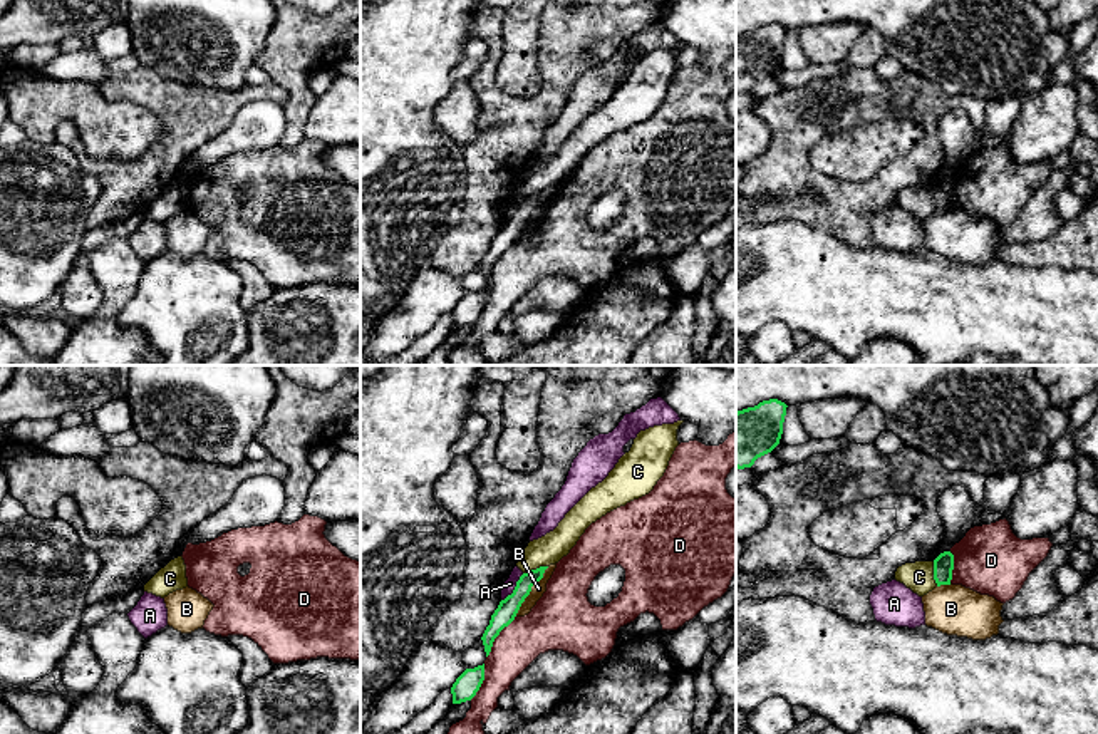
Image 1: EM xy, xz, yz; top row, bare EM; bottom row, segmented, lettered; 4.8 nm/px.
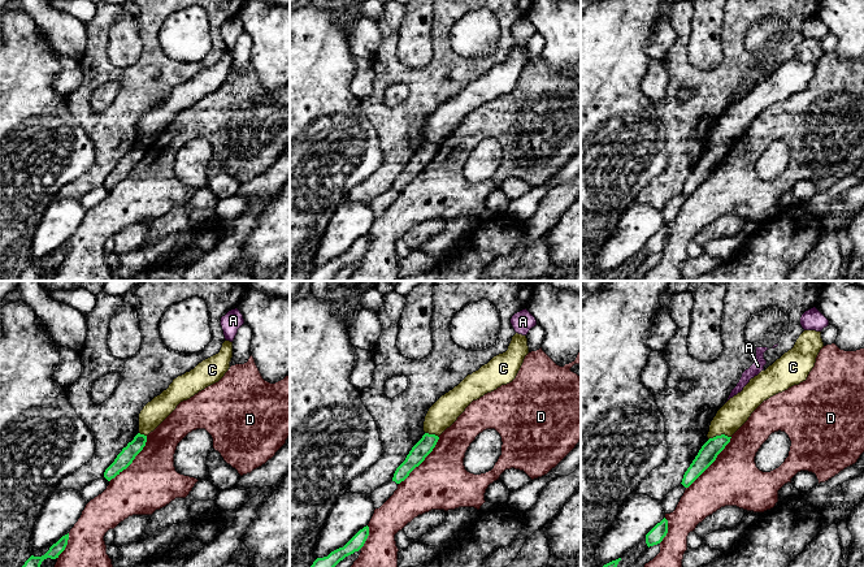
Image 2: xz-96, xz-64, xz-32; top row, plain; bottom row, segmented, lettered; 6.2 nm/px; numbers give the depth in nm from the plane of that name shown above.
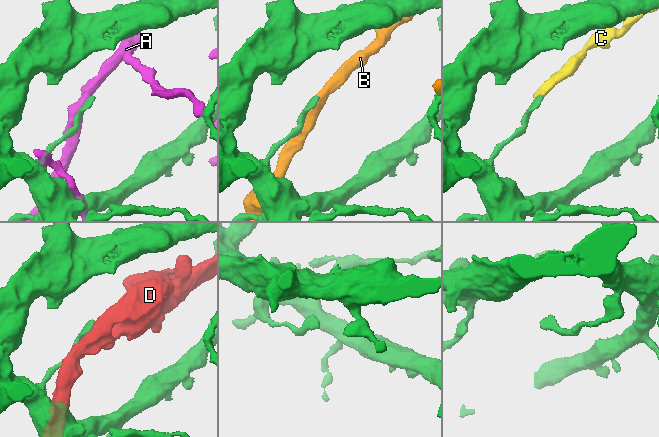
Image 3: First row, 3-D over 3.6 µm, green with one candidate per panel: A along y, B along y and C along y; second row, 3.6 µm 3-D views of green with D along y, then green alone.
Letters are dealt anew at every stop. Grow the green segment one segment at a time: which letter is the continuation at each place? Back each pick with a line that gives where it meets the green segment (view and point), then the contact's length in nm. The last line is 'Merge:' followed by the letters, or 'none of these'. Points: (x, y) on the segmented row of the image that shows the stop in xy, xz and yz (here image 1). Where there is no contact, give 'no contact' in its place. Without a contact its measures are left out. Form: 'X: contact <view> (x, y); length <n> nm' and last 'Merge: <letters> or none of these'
Merge: none of these

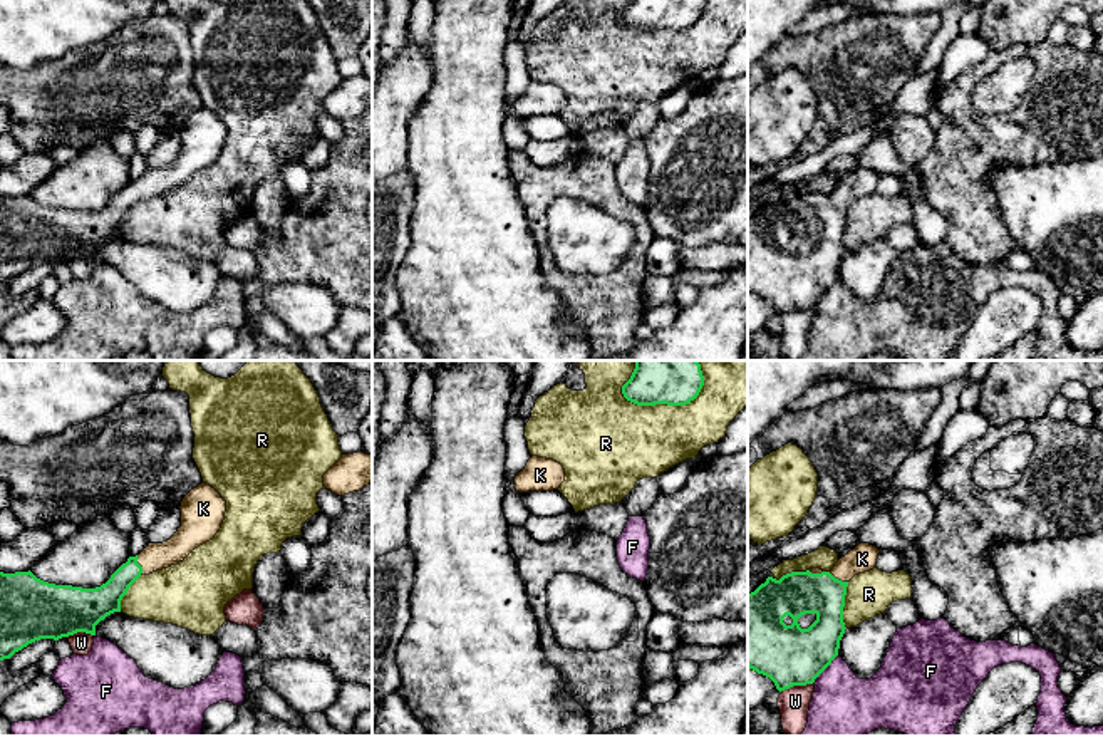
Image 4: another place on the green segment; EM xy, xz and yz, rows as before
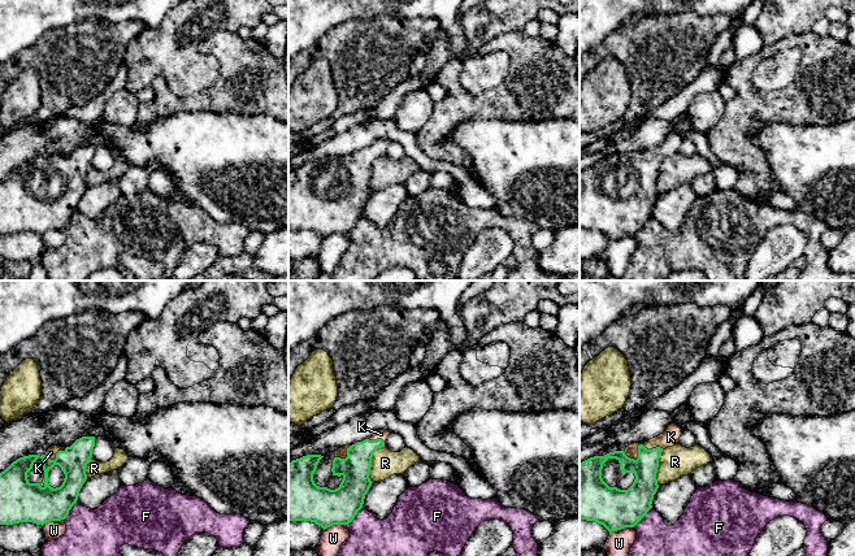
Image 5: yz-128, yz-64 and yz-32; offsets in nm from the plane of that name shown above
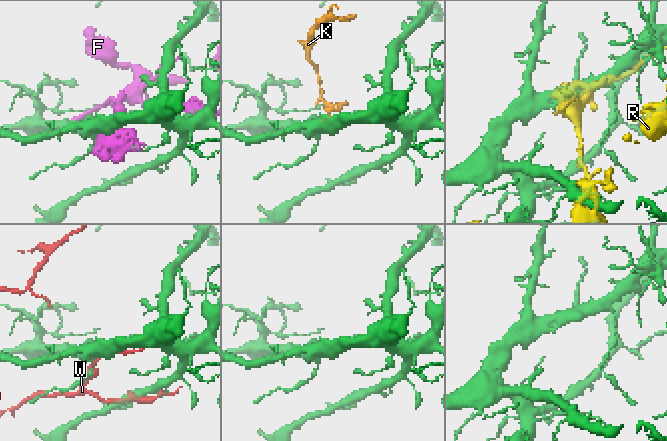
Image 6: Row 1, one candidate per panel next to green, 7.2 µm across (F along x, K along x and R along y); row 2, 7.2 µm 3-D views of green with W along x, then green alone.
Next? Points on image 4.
K: contact xy (139, 565); length 100 nm
Merge: K

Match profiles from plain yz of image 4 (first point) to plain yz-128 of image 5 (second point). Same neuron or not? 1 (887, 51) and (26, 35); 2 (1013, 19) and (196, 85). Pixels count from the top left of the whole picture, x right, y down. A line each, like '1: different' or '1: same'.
1: different
2: same

